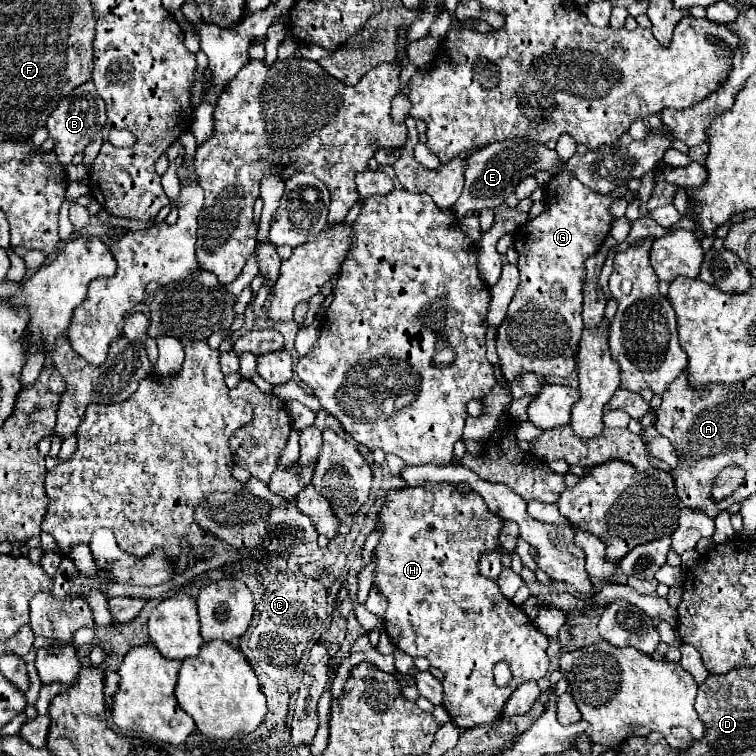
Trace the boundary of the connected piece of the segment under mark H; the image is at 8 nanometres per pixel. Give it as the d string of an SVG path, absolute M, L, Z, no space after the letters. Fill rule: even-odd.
M423 485L423 487L403 487L403 489L397 489L397 491L389 491L387 493L387 501L383 503L381 511L379 511L379 531L381 531L381 537L379 537L379 543L375 547L375 555L377 555L377 565L375 565L375 573L373 573L373 587L387 599L387 615L385 615L385 631L387 635L391 637L391 641L405 653L409 653L411 657L425 657L431 667L437 667L443 671L443 707L445 711L449 713L451 721L459 727L459 729L471 729L475 725L481 725L481 723L493 723L497 721L497 717L501 715L503 711L503 705L505 701L509 699L509 695L525 681L539 681L541 677L547 675L547 667L549 667L549 657L547 657L547 637L533 625L533 621L517 607L513 605L509 599L505 599L497 587L495 581L487 579L481 575L479 571L479 561L483 557L483 553L493 553L493 535L499 537L501 533L501 527L503 527L503 519L499 515L491 515L491 511L485 507L485 501L483 498L475 493L469 492L457 493L457 489L453 485ZM499 661L505 661L513 673L513 681L505 687L497 687L495 685L495 679L493 679L493 667L499 663Z

